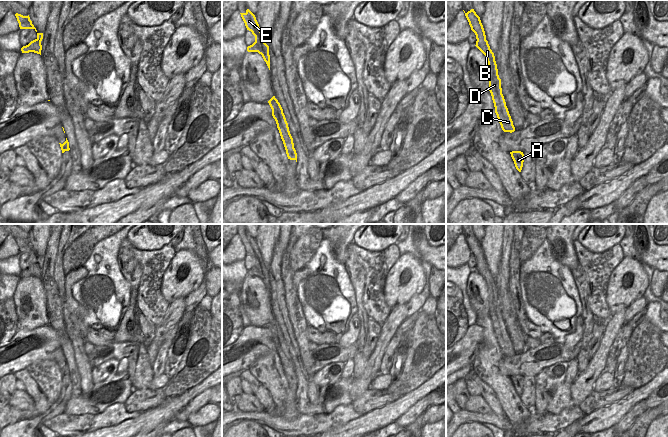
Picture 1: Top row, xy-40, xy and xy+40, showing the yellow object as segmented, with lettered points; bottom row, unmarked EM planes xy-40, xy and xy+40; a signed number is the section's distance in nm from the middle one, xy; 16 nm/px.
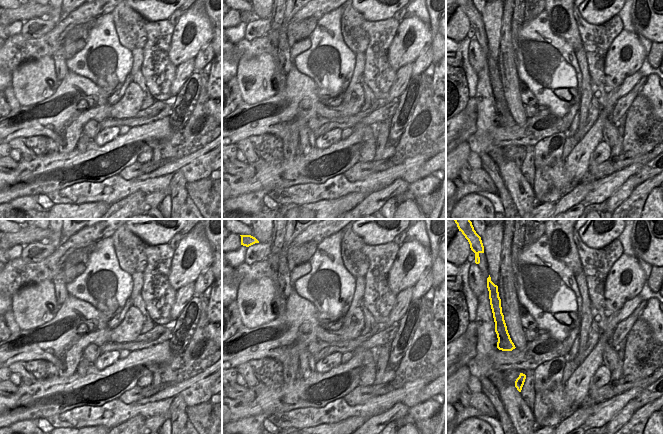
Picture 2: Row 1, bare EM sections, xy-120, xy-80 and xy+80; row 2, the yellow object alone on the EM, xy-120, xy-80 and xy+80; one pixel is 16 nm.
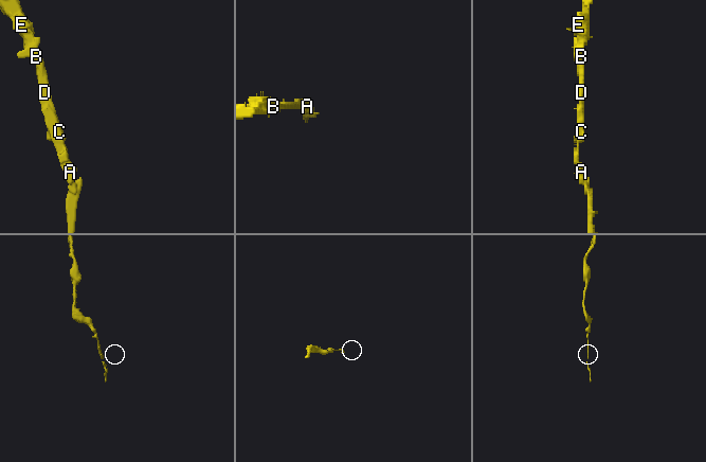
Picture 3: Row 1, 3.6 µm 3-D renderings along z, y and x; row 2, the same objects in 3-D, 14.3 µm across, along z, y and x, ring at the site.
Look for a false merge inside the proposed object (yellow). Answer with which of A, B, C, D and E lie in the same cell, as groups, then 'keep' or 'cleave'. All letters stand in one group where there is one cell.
groups A B C D / E; cleave

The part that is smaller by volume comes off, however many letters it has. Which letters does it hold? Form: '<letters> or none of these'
A, B, C, D.

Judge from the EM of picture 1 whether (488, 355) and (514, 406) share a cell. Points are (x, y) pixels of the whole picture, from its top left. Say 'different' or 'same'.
same

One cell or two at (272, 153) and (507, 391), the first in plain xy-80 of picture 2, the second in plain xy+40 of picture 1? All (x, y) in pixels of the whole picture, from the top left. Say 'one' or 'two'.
one

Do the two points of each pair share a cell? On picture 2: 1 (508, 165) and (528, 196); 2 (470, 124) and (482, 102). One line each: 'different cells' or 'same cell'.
1: same cell
2: different cells

